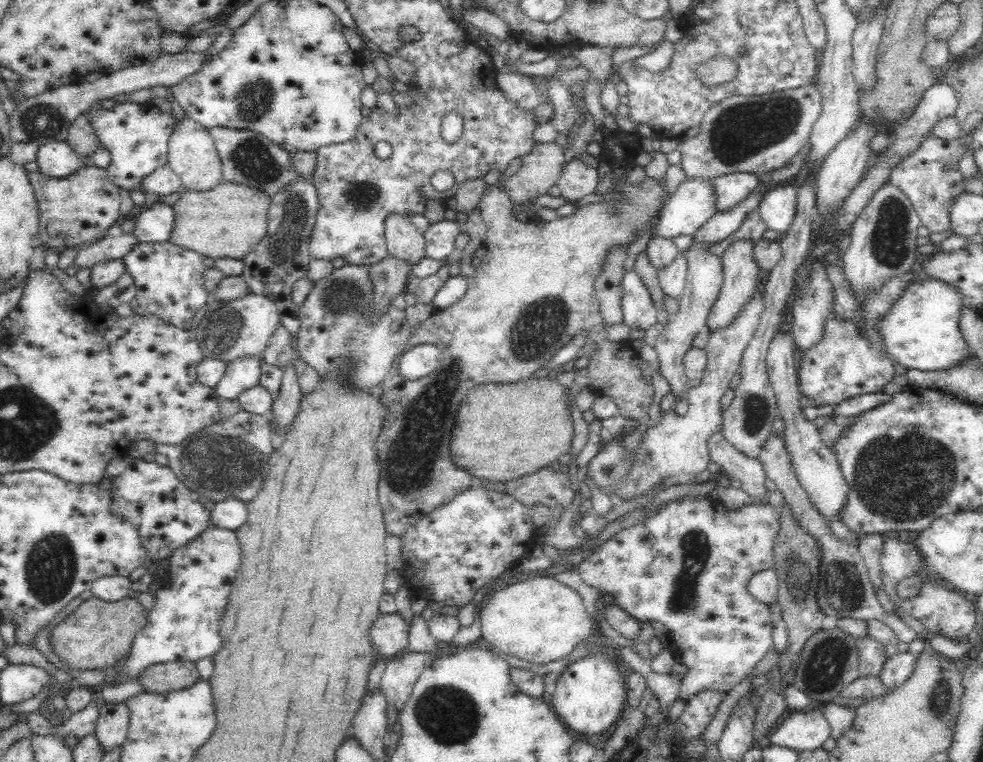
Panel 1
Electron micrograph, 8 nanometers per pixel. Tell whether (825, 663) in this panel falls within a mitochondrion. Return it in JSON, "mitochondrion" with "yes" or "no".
{"mitochondrion":"yes"}

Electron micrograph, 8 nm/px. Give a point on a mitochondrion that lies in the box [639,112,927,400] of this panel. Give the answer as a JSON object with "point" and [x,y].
{"point":[890,242]}

